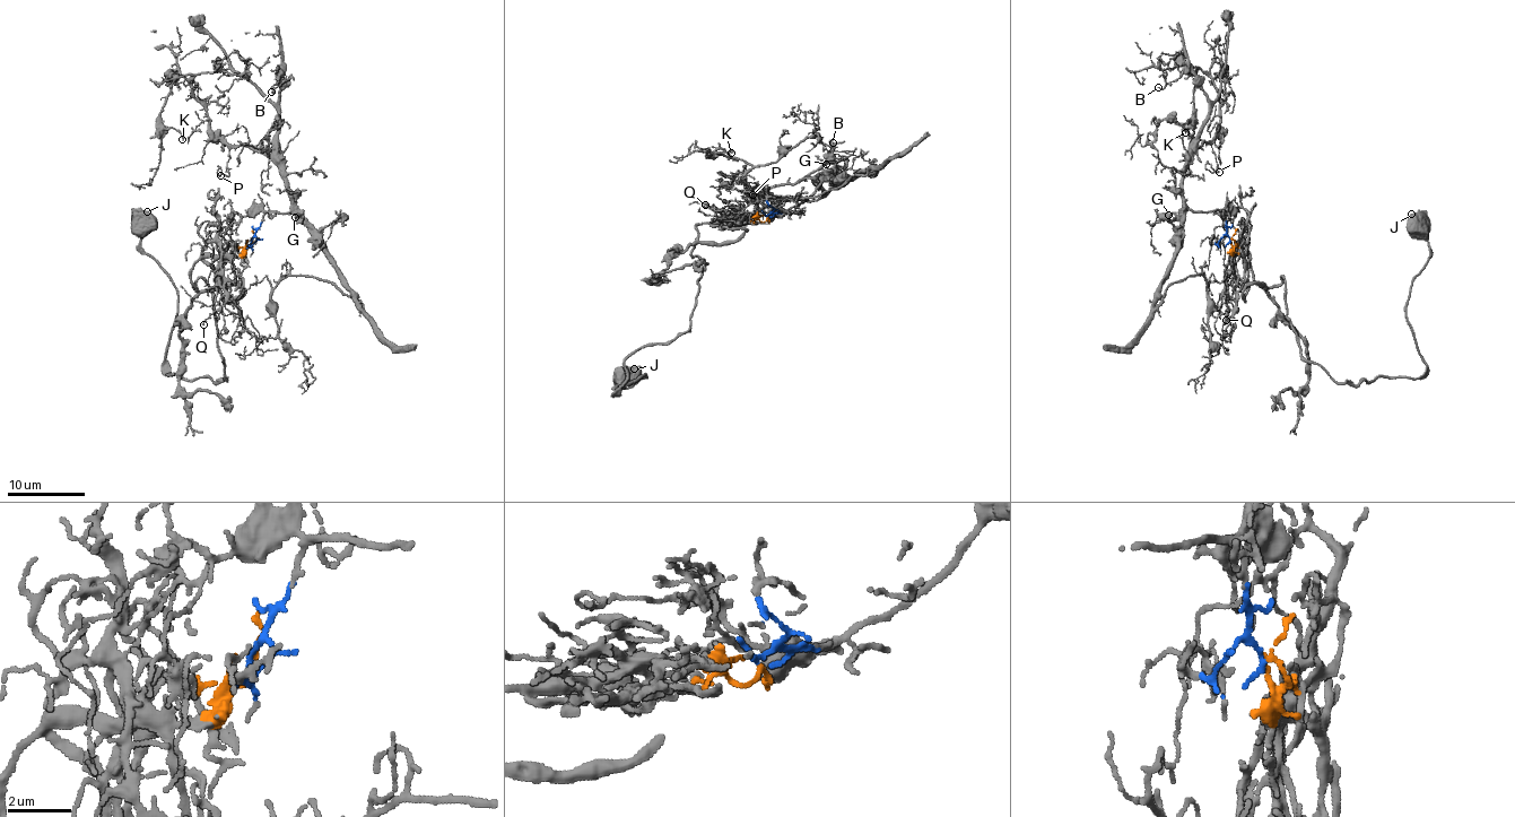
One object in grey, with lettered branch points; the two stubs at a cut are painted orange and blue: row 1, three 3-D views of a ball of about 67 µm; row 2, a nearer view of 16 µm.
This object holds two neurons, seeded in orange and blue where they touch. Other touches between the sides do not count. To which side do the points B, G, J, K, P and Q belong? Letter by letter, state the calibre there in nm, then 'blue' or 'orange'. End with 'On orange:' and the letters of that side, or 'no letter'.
B: 130 nm | blue
G: 120 nm | blue
J: 1000 nm | orange
K: 120 nm | blue
P: 120 nm | blue
Q: 130 nm | orange
On orange: J, Q

